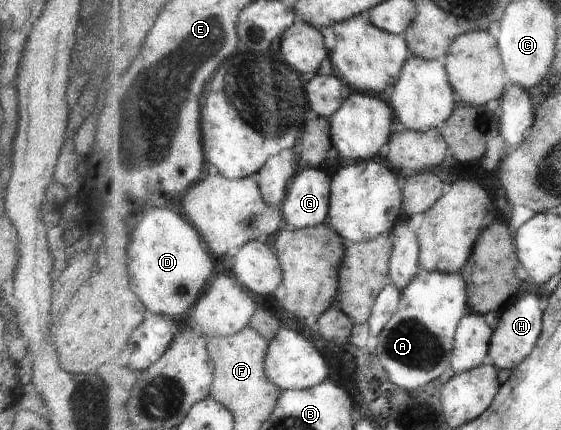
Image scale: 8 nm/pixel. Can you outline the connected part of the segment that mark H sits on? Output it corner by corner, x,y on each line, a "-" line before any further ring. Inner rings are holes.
528,296
516,306
509,306
500,315
500,321
495,329
492,339
492,348
489,362
497,366
498,369
516,370
534,352
534,348
542,338
542,328
544,328
544,310
540,306
538,296

